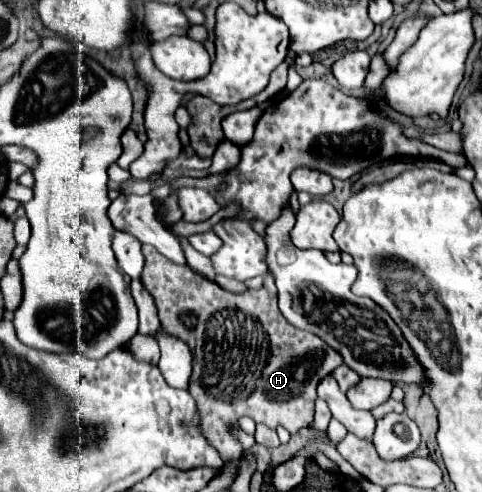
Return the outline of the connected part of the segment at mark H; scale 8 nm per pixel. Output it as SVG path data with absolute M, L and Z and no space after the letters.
M143 245L145 267L141 273L141 283L153 295L155 305L159 309L161 329L167 335L173 335L189 345L193 353L193 373L189 381L189 393L197 401L197 411L201 413L201 431L205 439L215 445L215 449L225 457L225 463L231 459L239 459L243 447L233 433L233 427L239 425L241 417L251 417L255 423L263 423L271 429L279 425L285 427L291 435L311 423L313 419L313 403L317 399L315 387L323 375L331 373L335 367L343 365L343 357L317 335L301 331L289 321L285 321L283 313L277 307L277 289L273 285L273 277L265 277L265 285L257 291L247 289L247 293L229 293L221 289L217 283L199 277L189 267L179 267L165 257L159 257L151 245Z

